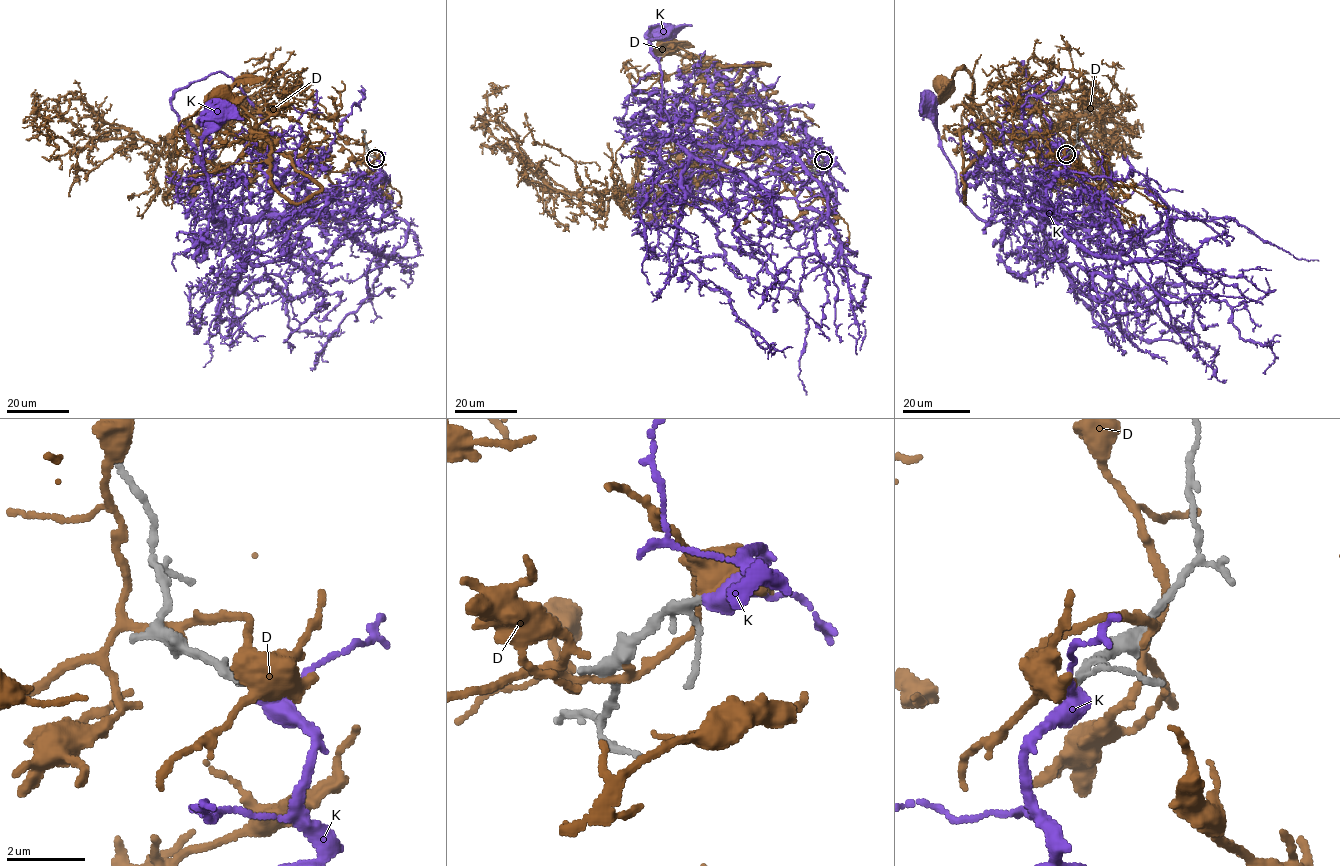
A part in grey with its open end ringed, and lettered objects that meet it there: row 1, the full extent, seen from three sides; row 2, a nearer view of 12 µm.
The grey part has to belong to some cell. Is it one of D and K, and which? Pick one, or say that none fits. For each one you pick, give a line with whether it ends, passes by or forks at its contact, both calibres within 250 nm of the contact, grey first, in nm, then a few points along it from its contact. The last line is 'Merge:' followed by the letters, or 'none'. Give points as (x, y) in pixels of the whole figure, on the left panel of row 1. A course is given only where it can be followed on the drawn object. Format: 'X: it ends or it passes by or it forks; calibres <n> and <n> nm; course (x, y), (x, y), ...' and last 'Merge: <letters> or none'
K: it passes by; calibres 160 and 360 nm; course (375, 158), (379, 178), (371, 198), (356, 209), (256, 216), (225, 224), (214, 220), (202, 150), (218, 112)
Merge: K

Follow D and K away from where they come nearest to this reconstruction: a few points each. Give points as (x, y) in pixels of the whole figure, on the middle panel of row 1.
D: (822, 160), (784, 169), (717, 125), (705, 110), (703, 76), (678, 74), (709, 62), (666, 43)
K: (823, 160), (827, 150), (819, 141), (804, 147), (704, 145), (673, 133), (650, 44), (666, 32)

